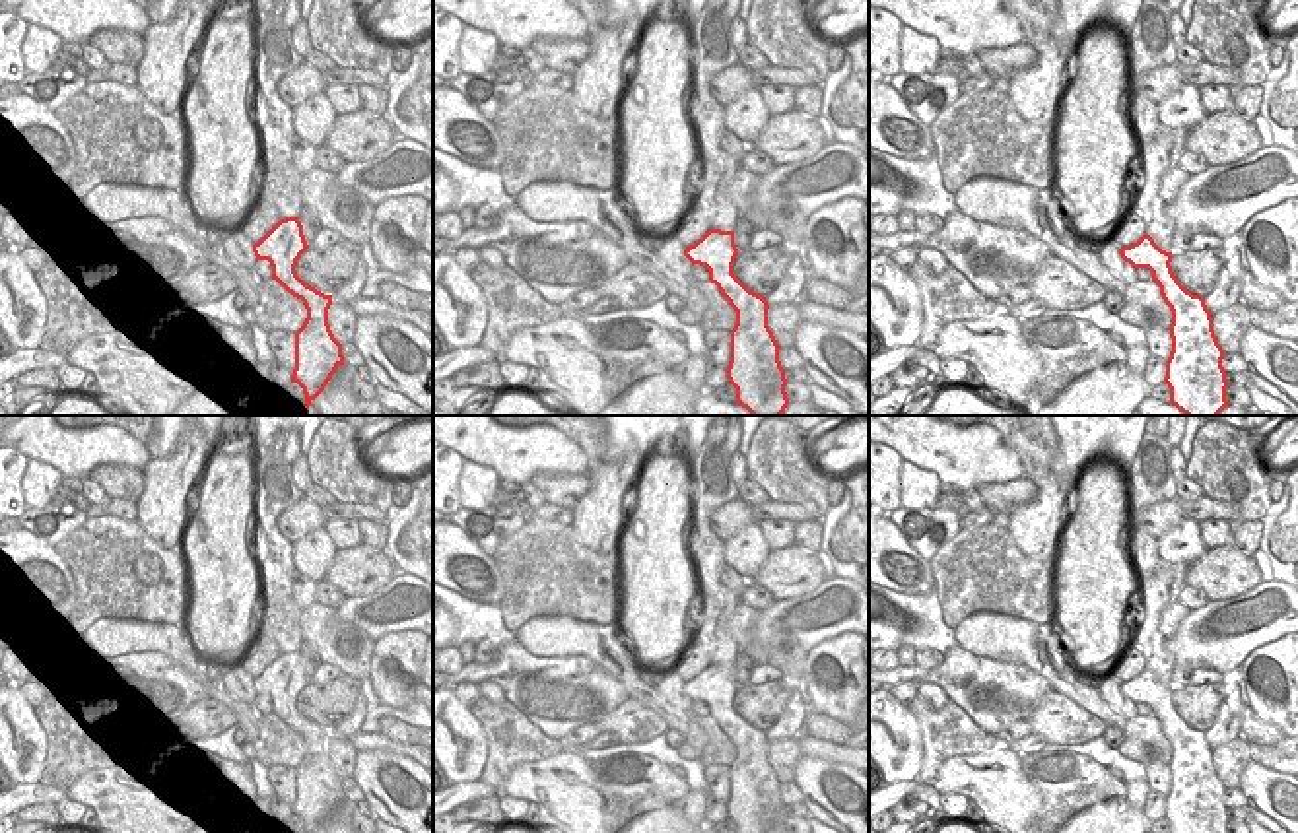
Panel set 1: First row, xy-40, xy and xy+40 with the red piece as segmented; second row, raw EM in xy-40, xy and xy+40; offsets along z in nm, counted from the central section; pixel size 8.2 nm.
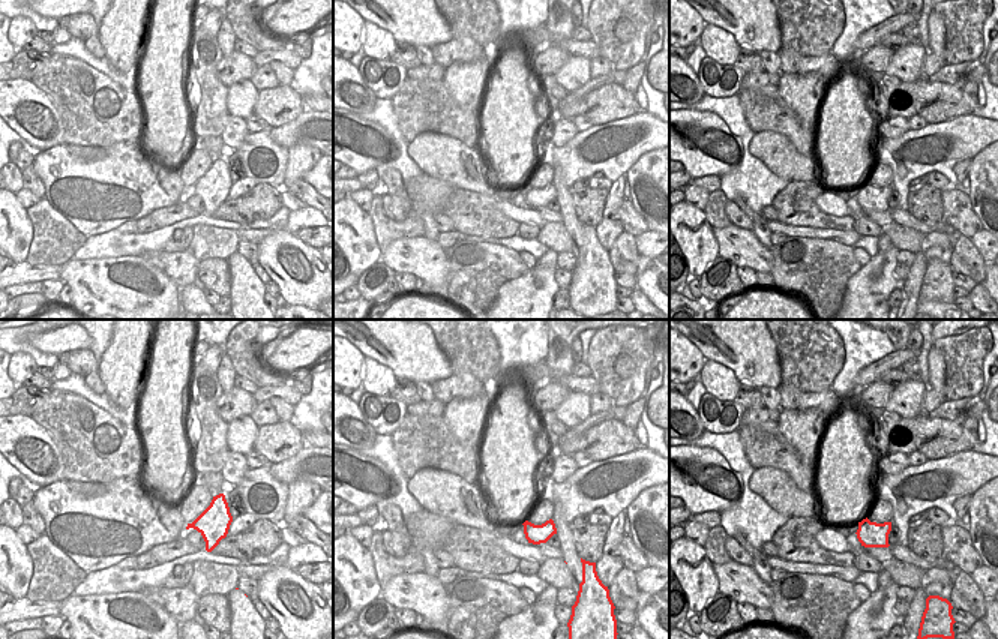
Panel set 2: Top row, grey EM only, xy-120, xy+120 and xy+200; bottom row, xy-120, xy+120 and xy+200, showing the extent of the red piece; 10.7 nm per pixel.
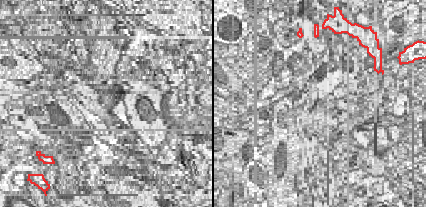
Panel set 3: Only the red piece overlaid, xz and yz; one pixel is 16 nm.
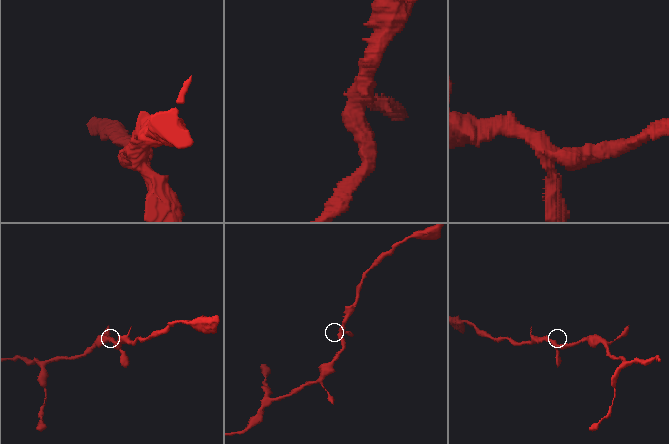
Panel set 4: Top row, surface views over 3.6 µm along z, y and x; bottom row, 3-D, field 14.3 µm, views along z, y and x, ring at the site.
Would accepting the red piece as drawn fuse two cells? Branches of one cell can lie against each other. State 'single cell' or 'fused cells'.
single cell

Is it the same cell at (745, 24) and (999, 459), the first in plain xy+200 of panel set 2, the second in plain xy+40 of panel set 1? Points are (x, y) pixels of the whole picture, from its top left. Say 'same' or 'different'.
same

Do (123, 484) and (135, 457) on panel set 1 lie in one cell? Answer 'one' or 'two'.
two

